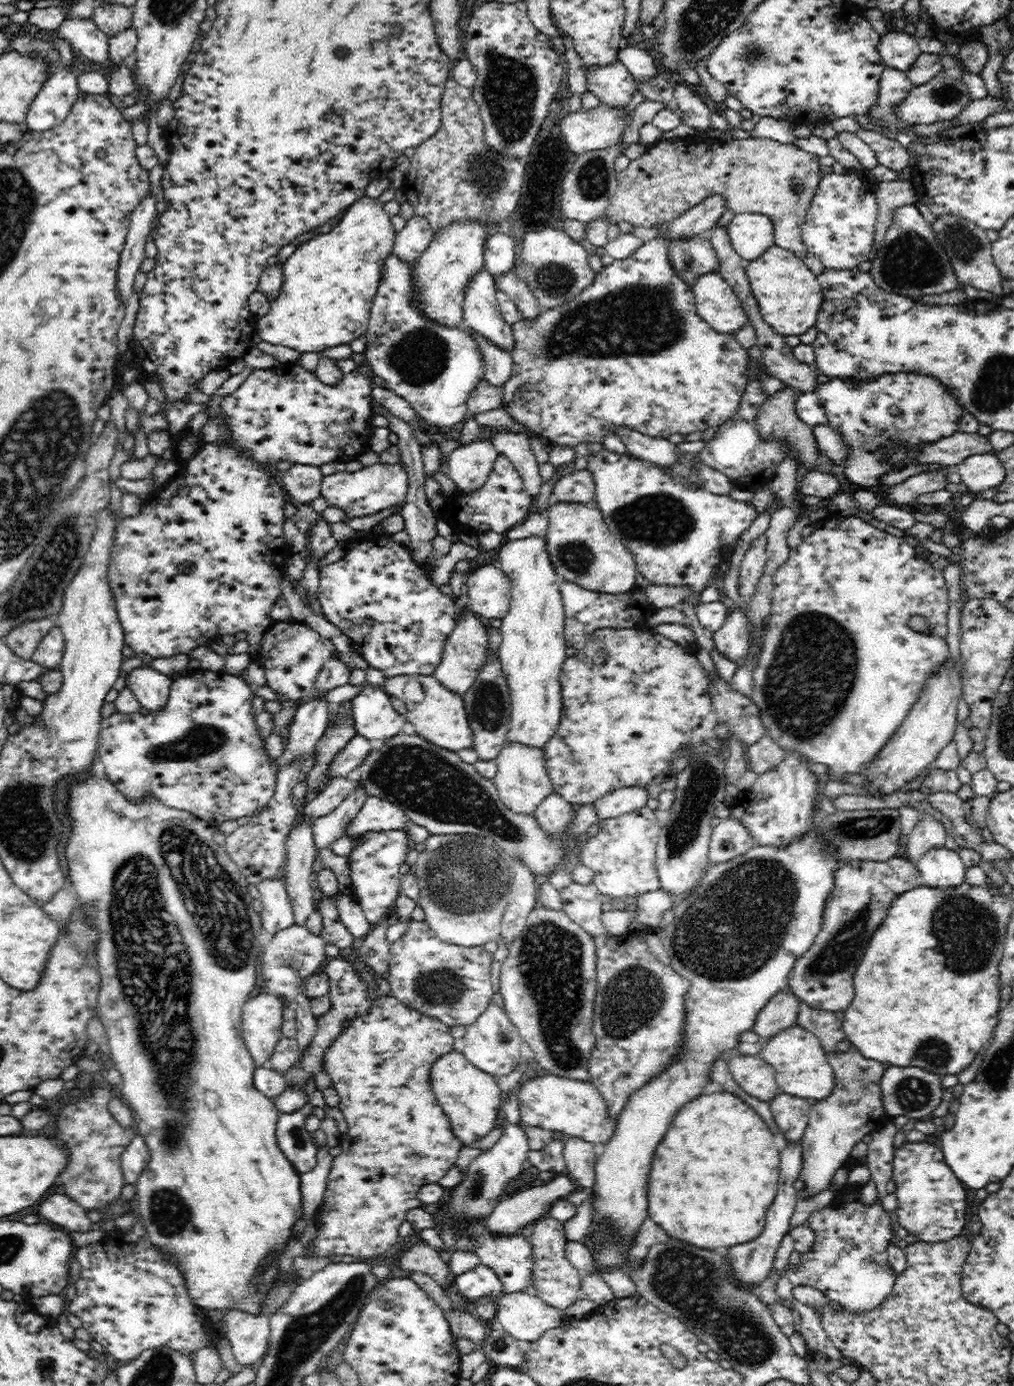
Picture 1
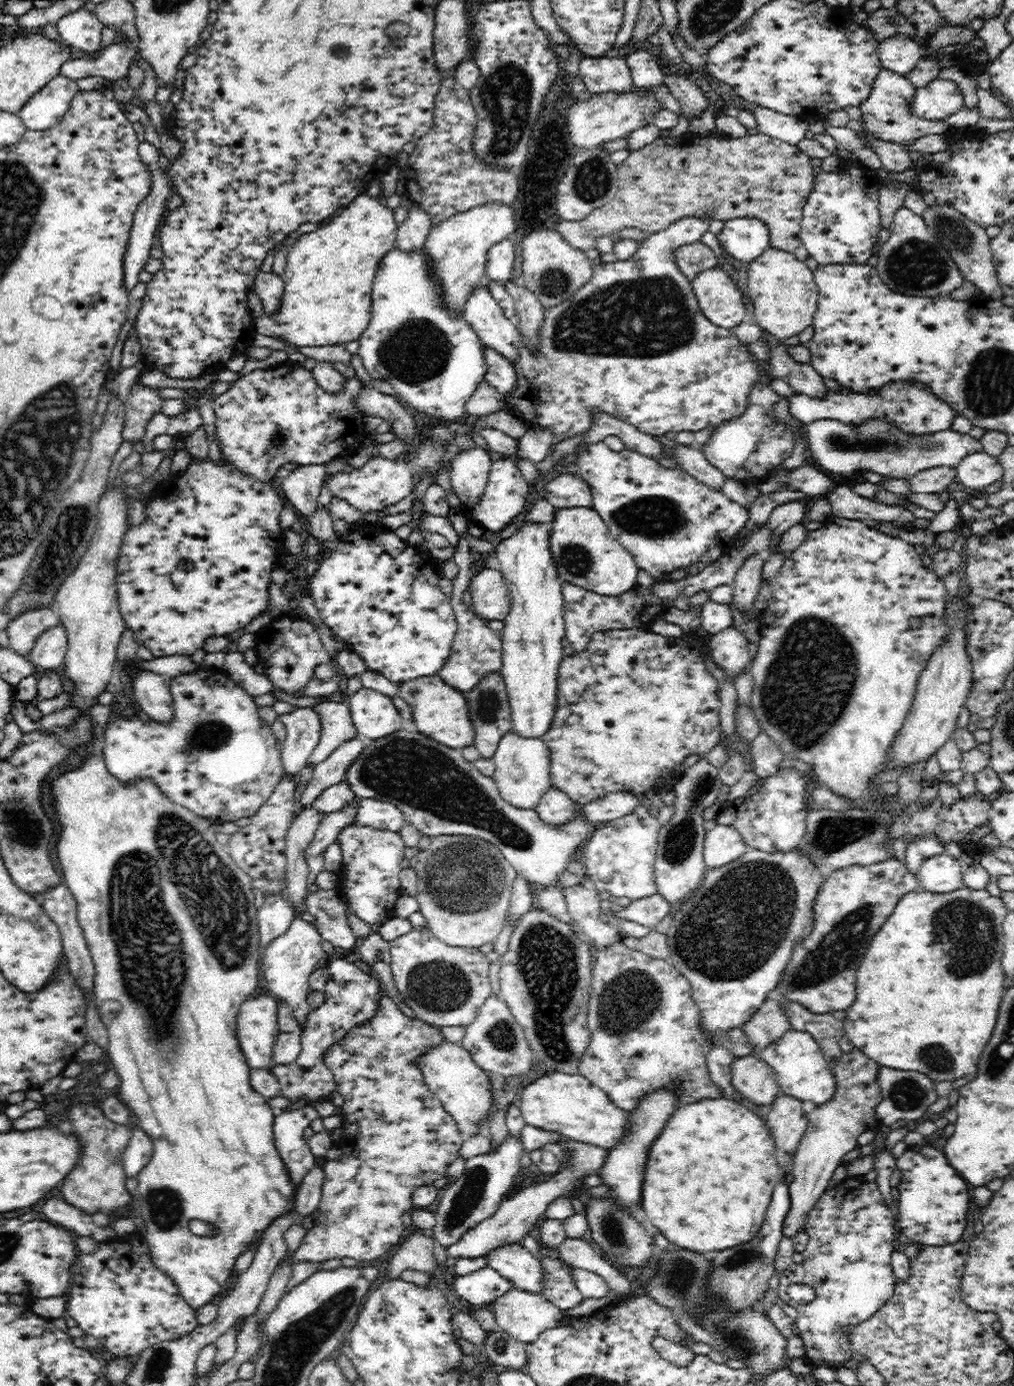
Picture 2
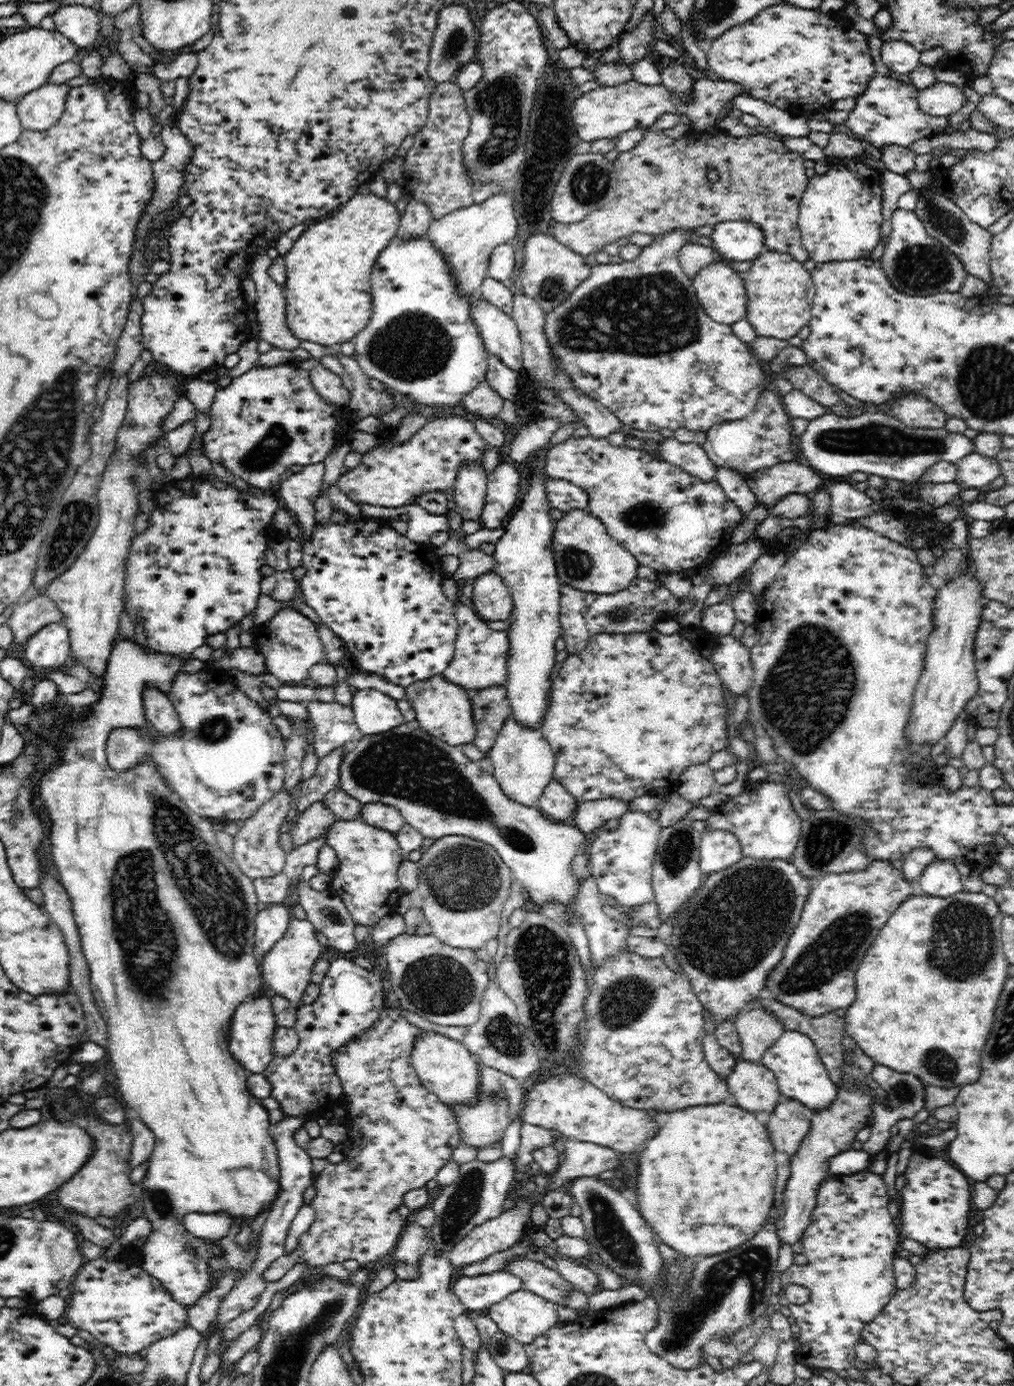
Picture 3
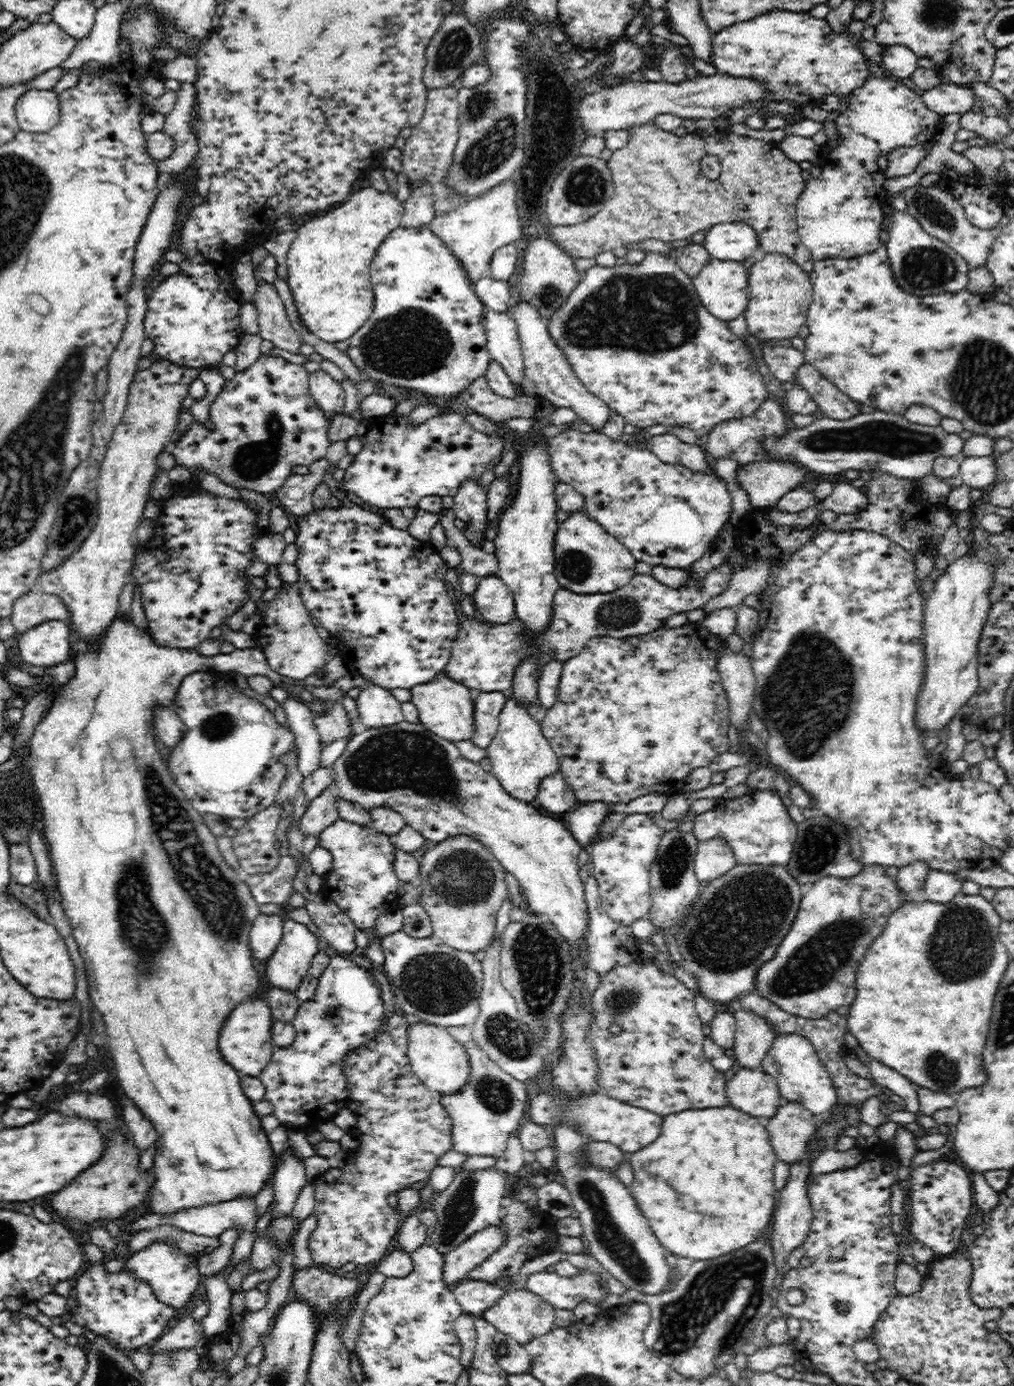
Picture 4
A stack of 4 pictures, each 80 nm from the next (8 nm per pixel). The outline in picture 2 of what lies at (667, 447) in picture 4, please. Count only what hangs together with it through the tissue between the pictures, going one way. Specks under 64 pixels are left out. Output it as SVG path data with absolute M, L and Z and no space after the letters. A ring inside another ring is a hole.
M678 443L674 450L673 458L682 466L684 471L702 484L714 488L718 492L722 491L722 484L726 480L724 473L706 460L703 451L698 445L682 445Z

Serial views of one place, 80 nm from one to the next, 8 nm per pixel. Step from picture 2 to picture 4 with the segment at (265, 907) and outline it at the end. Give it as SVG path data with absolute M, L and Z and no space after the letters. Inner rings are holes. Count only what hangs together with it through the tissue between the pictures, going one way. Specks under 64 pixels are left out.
M260 914L256 917L254 924L248 934L248 943L252 958L266 962L282 940L284 920L277 914Z

